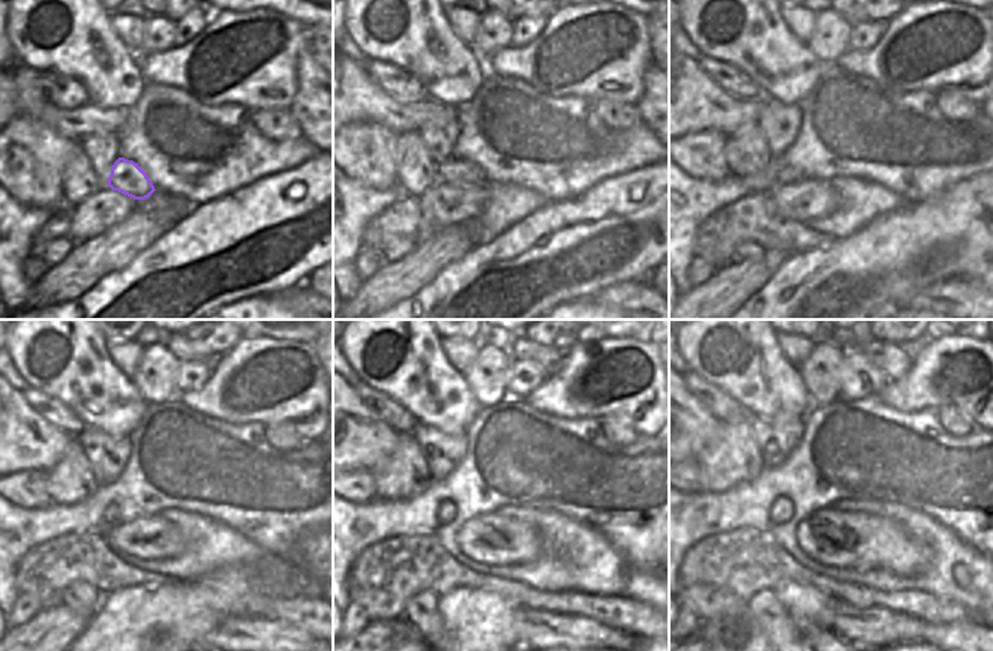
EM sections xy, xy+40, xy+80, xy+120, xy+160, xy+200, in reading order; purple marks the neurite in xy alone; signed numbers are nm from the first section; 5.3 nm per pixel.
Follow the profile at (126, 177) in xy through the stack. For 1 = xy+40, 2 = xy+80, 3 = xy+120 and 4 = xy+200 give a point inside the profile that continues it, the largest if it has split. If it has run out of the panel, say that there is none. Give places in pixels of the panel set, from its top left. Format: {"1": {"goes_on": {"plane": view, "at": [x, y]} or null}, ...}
{"1": {"goes_on": {"plane": "xy+40", "at": [453, 171]}}, "2": {"goes_on": {"plane": "xy+80", "at": [785, 174]}}, "3": {"goes_on": {"plane": "xy+120", "at": [110, 518]}}, "4": {"goes_on": {"plane": "xy+200", "at": [782, 509]}}}

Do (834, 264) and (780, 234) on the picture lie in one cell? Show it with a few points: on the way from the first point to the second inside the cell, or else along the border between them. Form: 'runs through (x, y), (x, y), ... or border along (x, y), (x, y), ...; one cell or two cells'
border along (833, 239), (822, 246), (803, 249), (791, 255); two cells

